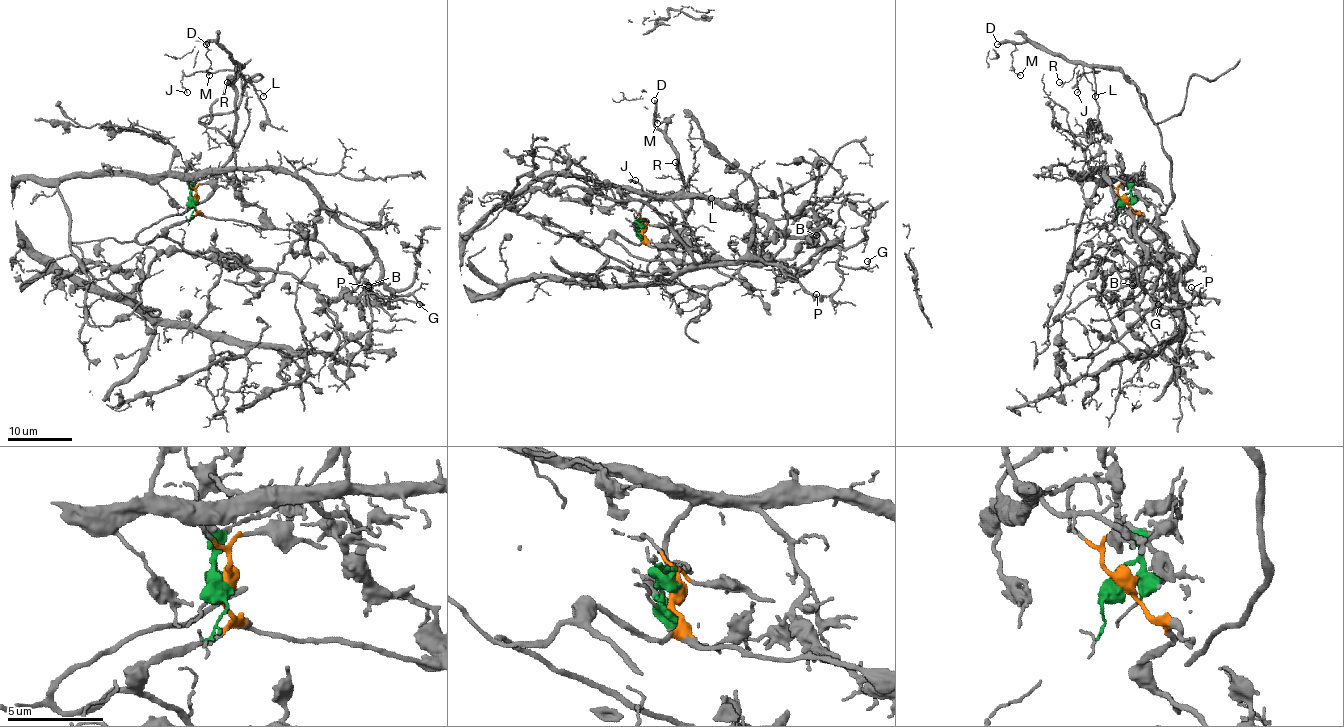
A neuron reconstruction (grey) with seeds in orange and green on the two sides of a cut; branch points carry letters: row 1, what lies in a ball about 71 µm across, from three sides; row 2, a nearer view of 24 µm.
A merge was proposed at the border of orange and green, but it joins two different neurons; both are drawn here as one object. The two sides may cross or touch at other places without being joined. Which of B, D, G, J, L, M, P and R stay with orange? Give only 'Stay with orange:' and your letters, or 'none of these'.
Stay with orange: D, J, L, M, R

